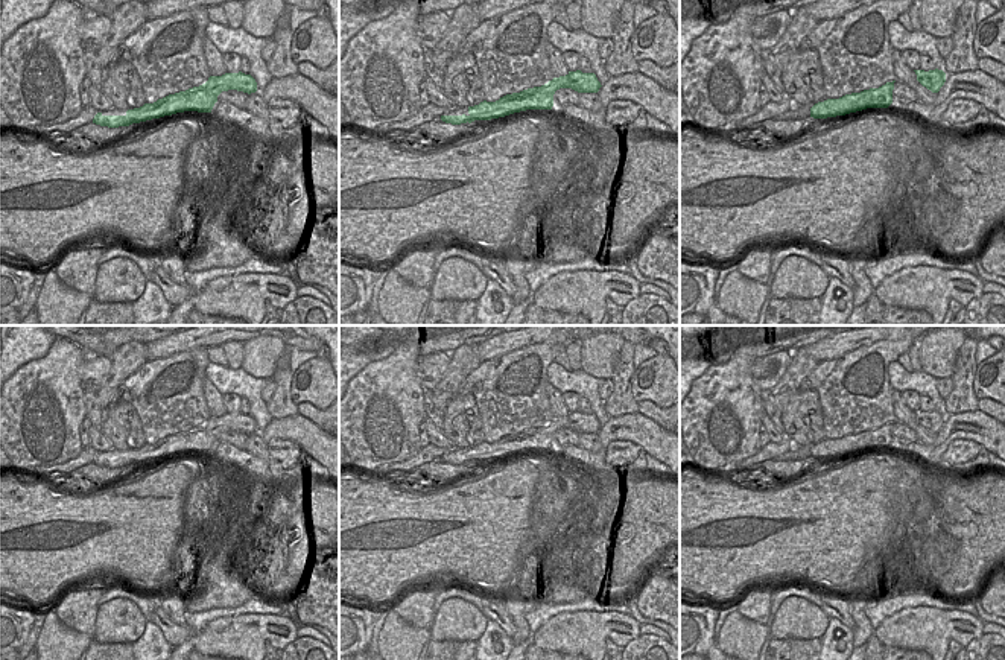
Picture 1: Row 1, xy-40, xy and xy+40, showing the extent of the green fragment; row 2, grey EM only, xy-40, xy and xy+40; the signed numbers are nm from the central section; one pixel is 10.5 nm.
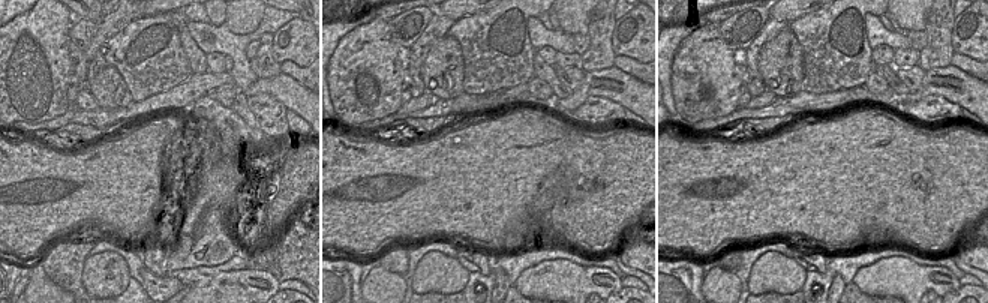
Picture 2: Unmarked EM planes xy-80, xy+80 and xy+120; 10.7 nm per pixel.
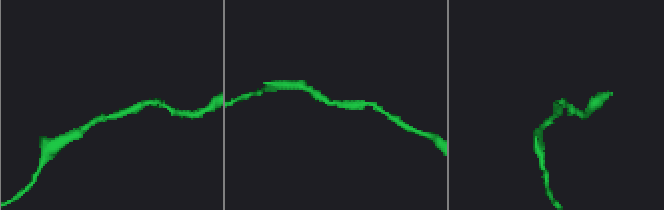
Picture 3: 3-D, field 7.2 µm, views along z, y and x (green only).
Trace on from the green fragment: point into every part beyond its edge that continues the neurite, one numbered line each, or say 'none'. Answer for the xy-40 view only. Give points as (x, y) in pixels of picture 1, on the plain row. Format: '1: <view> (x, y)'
none

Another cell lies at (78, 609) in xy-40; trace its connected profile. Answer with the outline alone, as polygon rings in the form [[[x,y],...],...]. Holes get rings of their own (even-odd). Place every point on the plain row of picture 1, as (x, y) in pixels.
[[[100,587],[68,590],[53,610],[64,625],[93,637],[99,608],[97,601],[102,595],[103,589]]]

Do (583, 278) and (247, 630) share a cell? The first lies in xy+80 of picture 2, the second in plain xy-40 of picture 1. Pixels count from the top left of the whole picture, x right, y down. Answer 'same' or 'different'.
same

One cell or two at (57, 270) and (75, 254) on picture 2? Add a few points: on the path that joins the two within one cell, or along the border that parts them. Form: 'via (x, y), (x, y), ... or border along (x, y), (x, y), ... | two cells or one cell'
via (62, 266), (71, 257) | one cell

